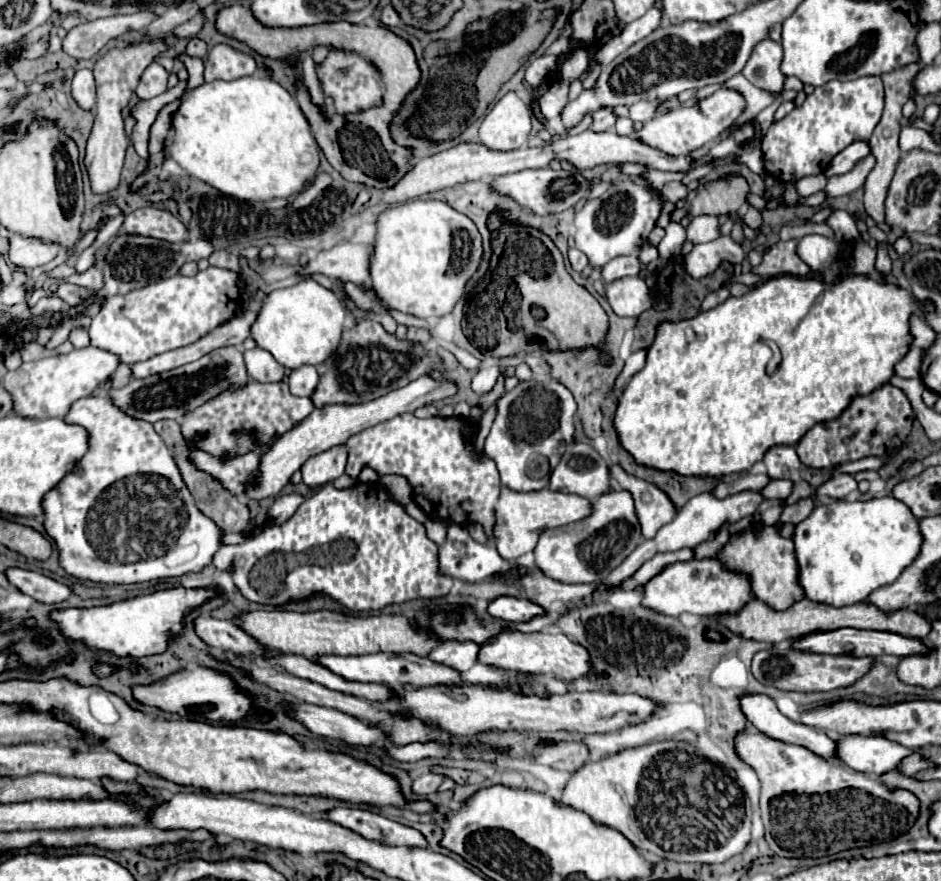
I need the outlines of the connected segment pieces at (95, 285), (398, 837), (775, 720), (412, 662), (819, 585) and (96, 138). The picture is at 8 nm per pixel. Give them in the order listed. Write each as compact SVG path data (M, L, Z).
M97 252L97 266L89 268L85 274L73 274L71 278L67 278L69 284L79 284L91 290L99 290L103 286L103 276L101 276L101 262L103 262L103 252Z
M333 808L325 812L325 818L367 840L379 840L387 846L427 848L427 840L419 830L389 820L369 808Z
M763 694L743 696L741 708L747 720L769 738L803 746L825 760L839 760L837 742L833 738L829 738L825 732L817 732L811 726L789 720L777 710L775 702L769 696L763 696Z
M367 654L367 656L321 656L315 658L319 664L329 668L331 672L343 676L345 680L357 680L357 682L379 682L387 684L391 688L401 686L465 686L459 670L453 670L451 666L433 662L429 658L421 658L417 654Z
M885 496L867 502L831 500L815 508L807 520L795 526L793 542L799 562L799 584L803 586L807 598L829 606L849 606L863 602L873 590L893 584L921 552L923 538L919 530L919 518L915 518L901 500Z
M163 40L139 42L139 46L127 46L123 50L115 50L115 58L99 58L93 66L95 82L97 82L97 118L87 140L87 152L83 158L83 166L87 168L91 192L105 196L119 186L119 174L125 160L127 138L123 132L123 108L129 104L143 70L153 62L153 58L163 52L167 46Z

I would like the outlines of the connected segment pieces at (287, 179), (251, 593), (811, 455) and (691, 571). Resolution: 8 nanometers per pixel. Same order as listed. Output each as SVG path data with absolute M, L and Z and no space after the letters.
M245 76L231 82L215 80L185 92L173 118L173 136L167 142L167 154L191 176L229 196L251 202L297 196L319 168L319 148L295 96L265 76Z
M325 484L283 526L265 528L245 544L221 546L213 564L217 570L231 574L235 586L247 600L271 606L285 604L291 598L309 598L319 592L335 598L351 612L369 612L413 598L445 596L453 586L449 576L439 574L437 544L427 538L425 526L407 516L403 506L395 504L379 484L355 484L347 490Z
M885 384L867 396L855 396L851 406L839 418L815 424L795 450L807 468L833 468L865 456L885 456L895 452L907 440L911 426L913 408L907 396L899 388Z
M717 558L671 564L643 586L643 594L643 606L667 616L679 616L683 612L697 616L737 614L753 598L749 578L745 578L745 574L729 574L729 570L725 570L725 566L717 562Z

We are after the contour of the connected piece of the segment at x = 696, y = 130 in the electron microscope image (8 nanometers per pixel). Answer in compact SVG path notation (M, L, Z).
M721 88L715 94L697 100L689 108L677 108L669 114L655 114L653 120L649 120L643 126L643 130L637 132L637 136L645 144L649 144L665 154L671 154L671 156L689 154L701 146L705 146L707 142L711 142L717 134L721 134L721 130L729 128L743 114L745 106L747 104L745 104L745 98L741 92L731 90L731 88Z

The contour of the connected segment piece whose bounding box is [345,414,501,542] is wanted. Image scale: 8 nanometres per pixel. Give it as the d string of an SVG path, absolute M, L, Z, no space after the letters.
M399 414L397 418L367 428L345 442L345 474L357 478L367 466L379 476L399 474L407 478L409 486L413 488L413 500L427 518L453 522L457 526L481 524L487 540L493 542L493 522L501 482L495 462L485 452L475 450L473 438L477 428L477 424L461 416L433 416L421 420L413 414Z

